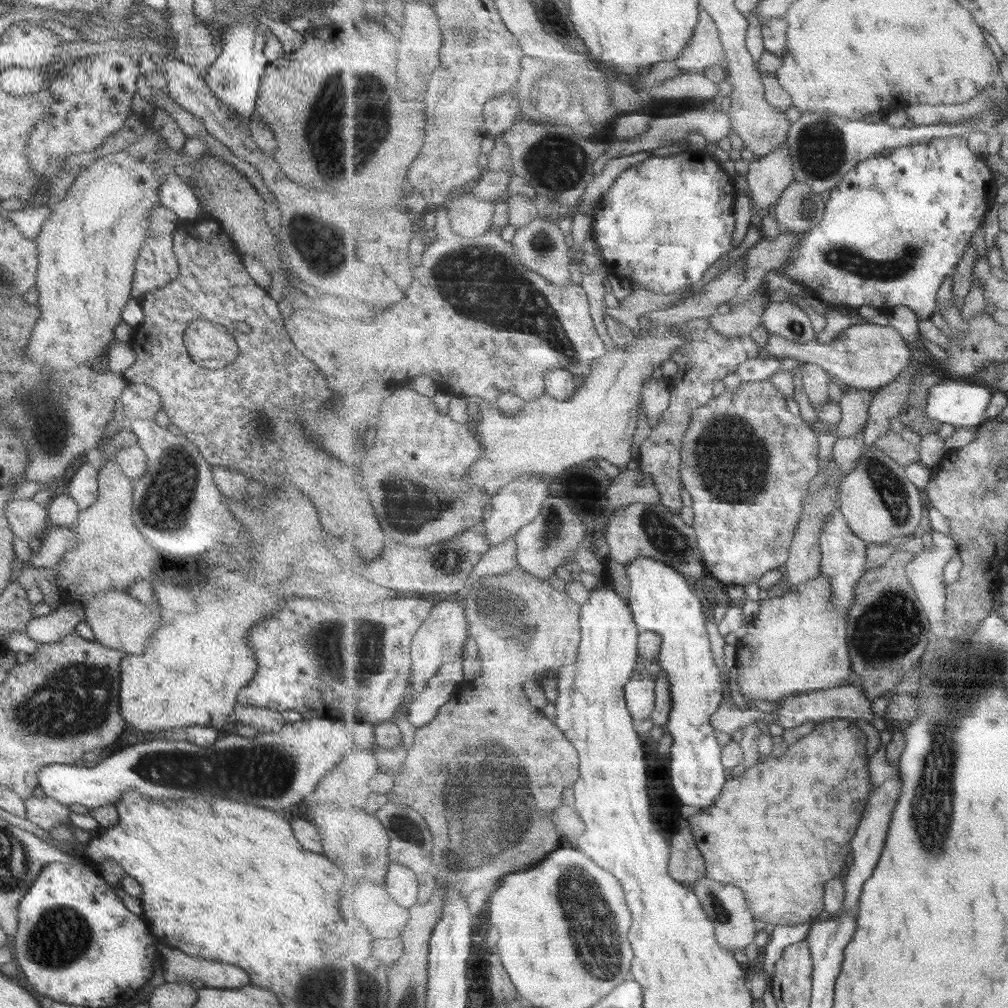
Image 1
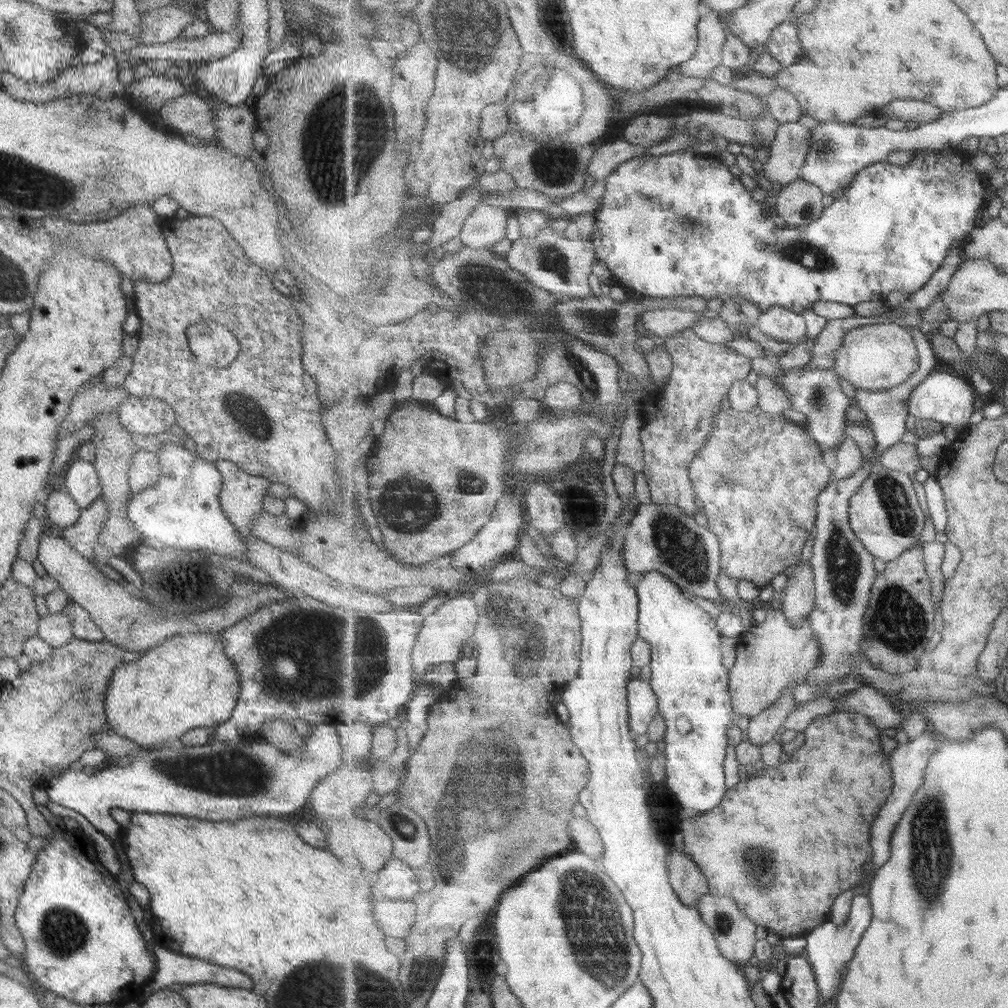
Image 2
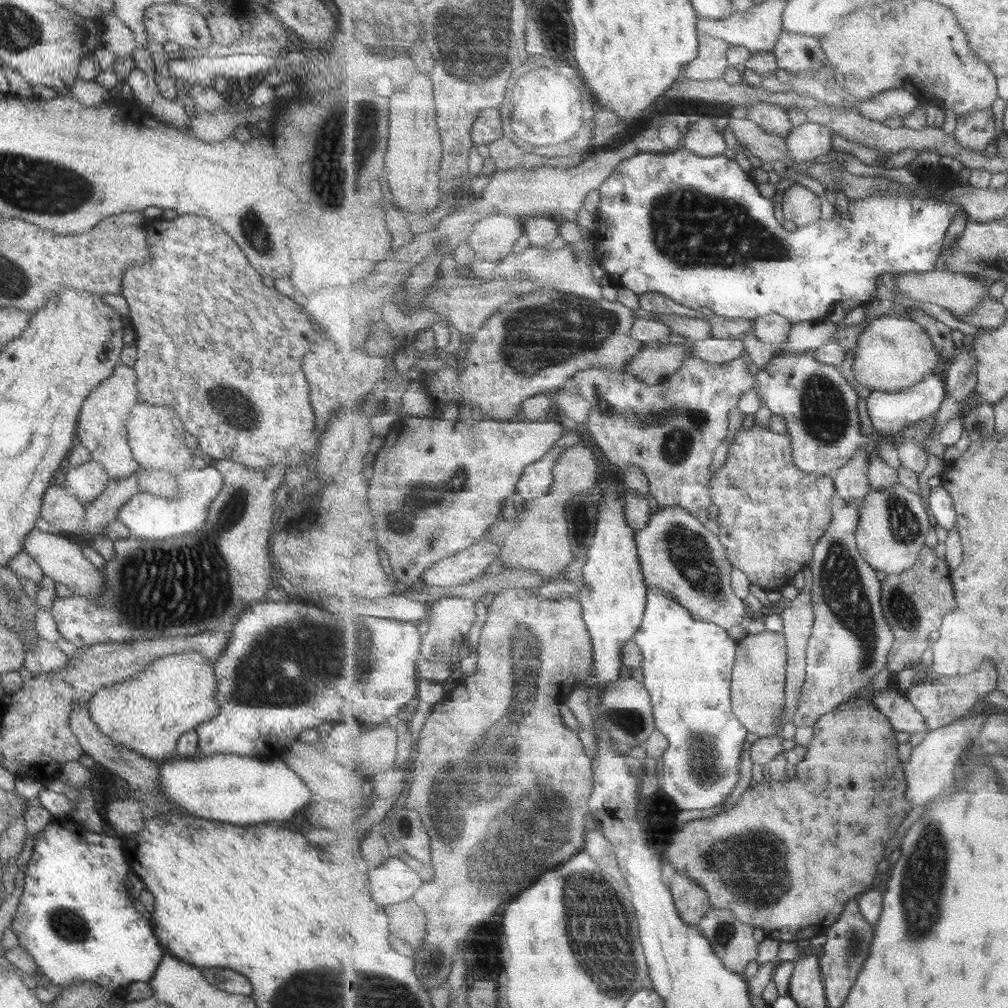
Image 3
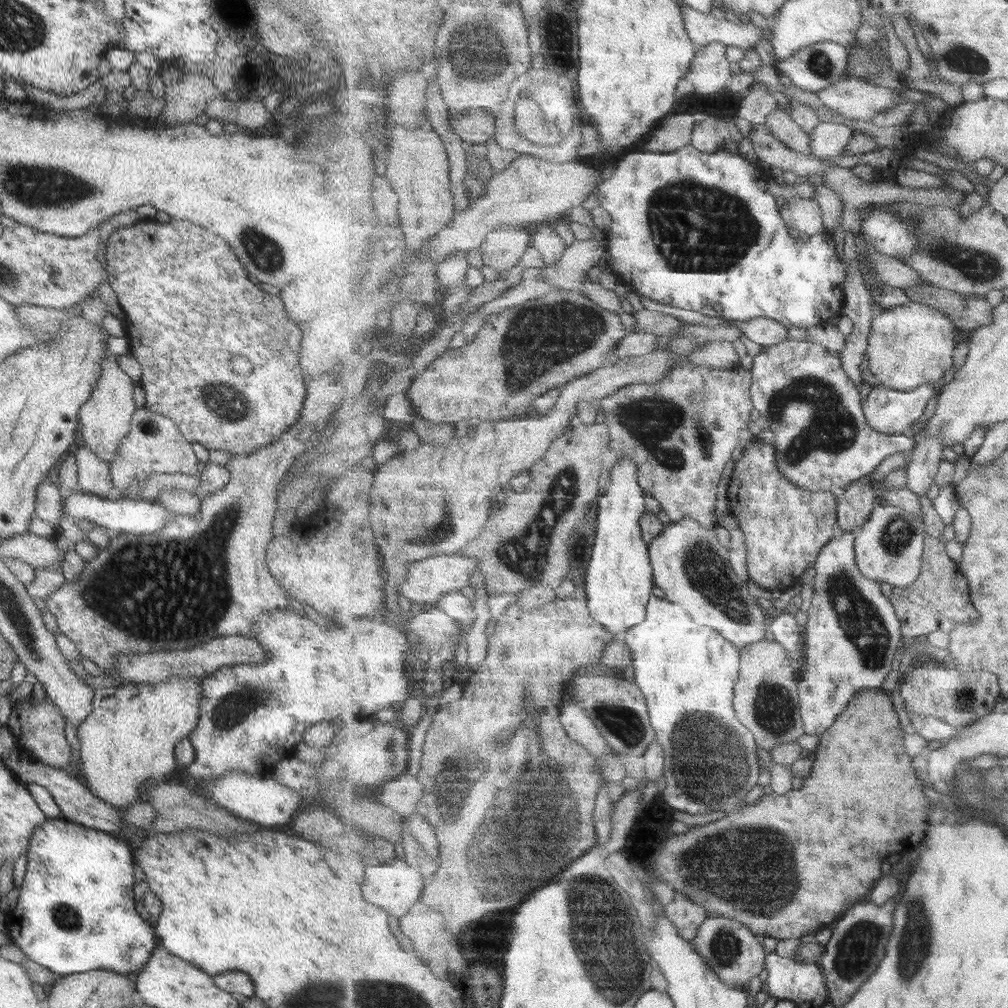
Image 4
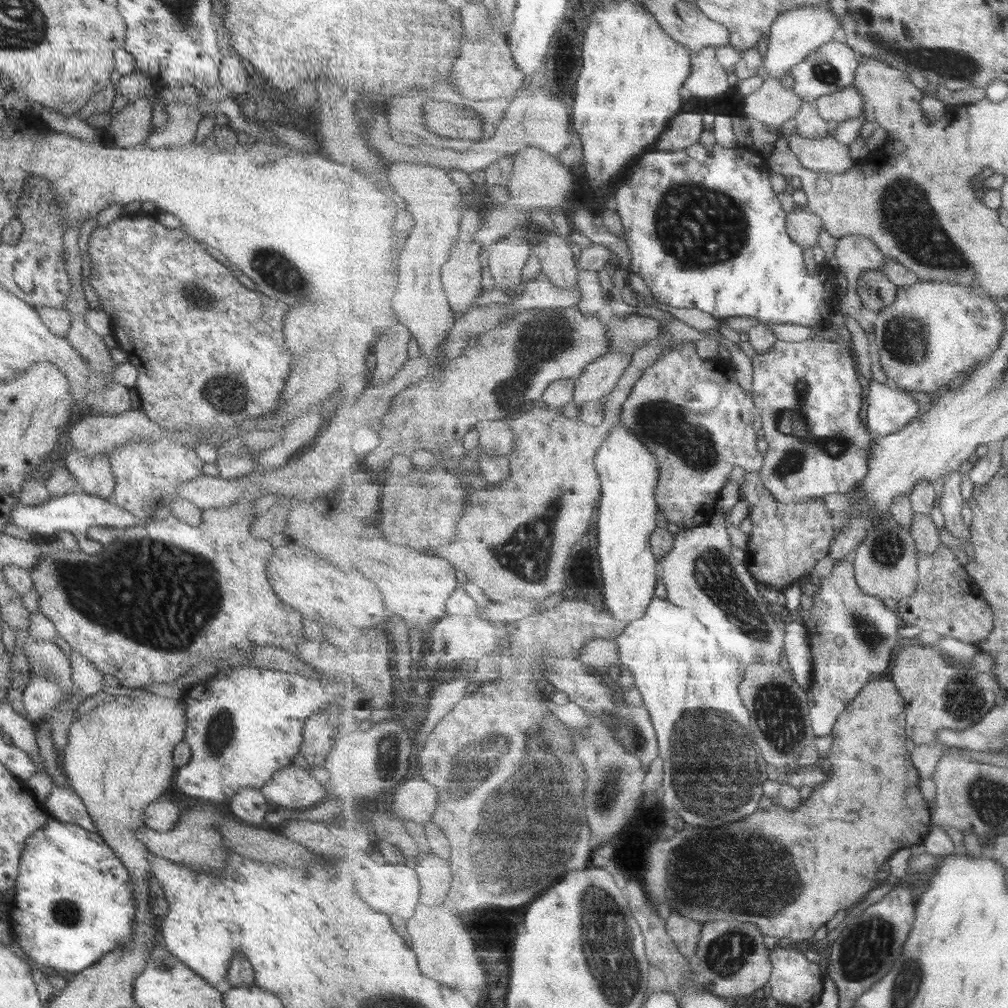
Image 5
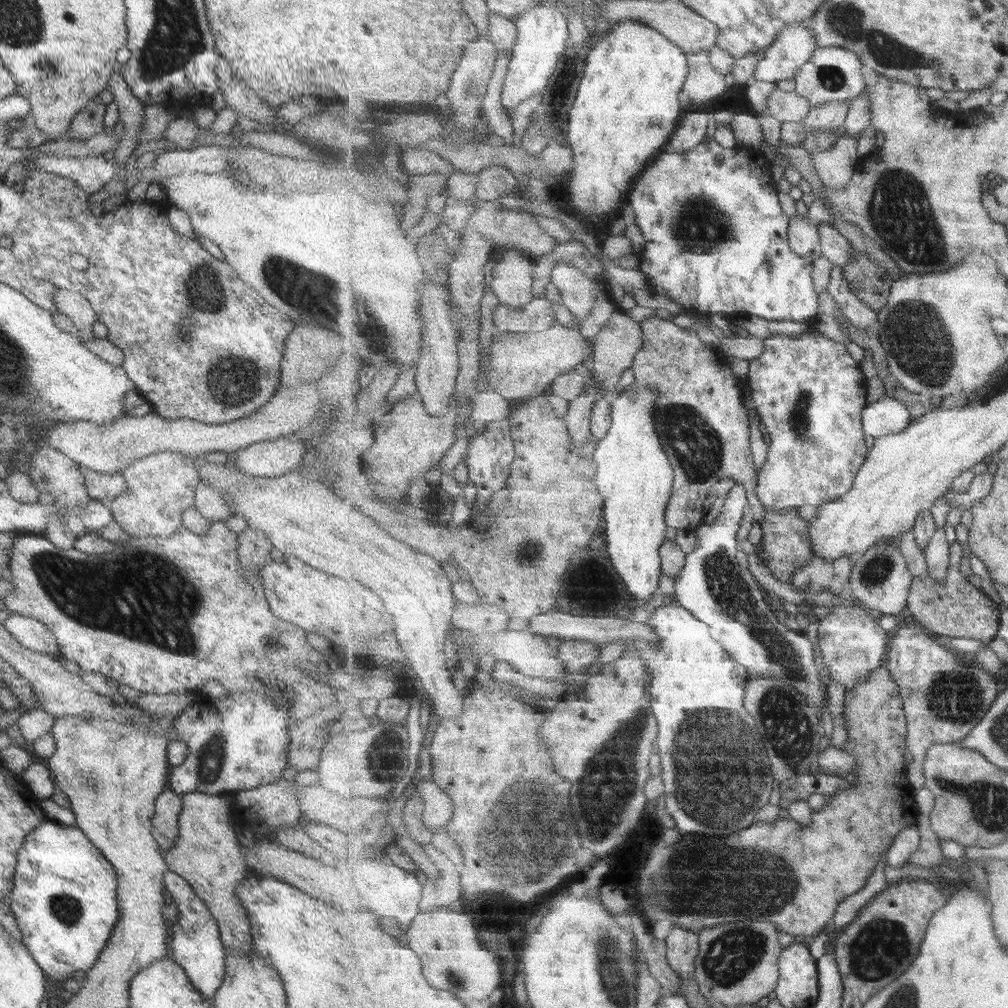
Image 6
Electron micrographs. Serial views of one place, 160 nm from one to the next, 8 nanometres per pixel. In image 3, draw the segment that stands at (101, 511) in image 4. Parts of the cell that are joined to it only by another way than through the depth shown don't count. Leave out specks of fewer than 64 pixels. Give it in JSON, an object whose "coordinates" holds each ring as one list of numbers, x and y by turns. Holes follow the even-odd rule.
{"coordinates":[[213,466,191,468,175,476,176,490,168,497,161,497,138,490,123,506,117,510,115,520,127,530,133,530,135,536,145,540,161,540,169,536,179,536,183,532,201,528,211,501,222,487,222,476]]}

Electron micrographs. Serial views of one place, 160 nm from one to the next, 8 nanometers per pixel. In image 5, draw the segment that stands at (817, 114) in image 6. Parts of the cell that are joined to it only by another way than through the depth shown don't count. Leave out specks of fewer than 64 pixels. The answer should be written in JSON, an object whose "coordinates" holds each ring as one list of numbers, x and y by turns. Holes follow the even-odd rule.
{"coordinates":[[854,84,839,93,819,98,815,102,820,115,826,121,834,120,840,123,846,119,859,118,865,112,865,97,859,93]]}

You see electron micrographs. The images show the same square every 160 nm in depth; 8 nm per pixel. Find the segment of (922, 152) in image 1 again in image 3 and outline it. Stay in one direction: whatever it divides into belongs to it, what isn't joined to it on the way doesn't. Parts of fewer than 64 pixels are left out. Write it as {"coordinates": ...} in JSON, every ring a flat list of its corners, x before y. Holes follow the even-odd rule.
{"coordinates":[[678,145,670,152,665,153,643,153,635,151,631,157,624,160,617,166,617,169,610,178,605,181,598,189,600,190,601,206,596,213,596,229,593,233,595,238,595,253,602,268,605,269,611,281,616,286,627,287,635,291,638,295,645,292,657,292,667,296,675,303,686,305,691,308,706,306,713,311,714,315,723,316,729,319,757,319,778,313,789,319,792,324,803,321,813,321,825,319,833,311,834,306,842,300,860,300,866,304,875,297,877,290,877,278,885,272,893,275,900,275,906,272,929,272,937,269,938,258,945,244,945,234,947,228,953,224,953,218,966,209,954,202,944,202,936,196,939,189,948,189,959,183,958,174,953,174,949,170,933,167,927,172,926,181,916,185,900,184,888,192,878,192,872,196,866,196,857,202,850,201,848,212,841,216,841,221,819,220,813,225,797,227,796,231,785,230,781,222,773,214,773,204,759,193,758,184,755,184,752,176,741,170,735,159,731,160,725,155,719,156,699,156,691,152,688,148]]}

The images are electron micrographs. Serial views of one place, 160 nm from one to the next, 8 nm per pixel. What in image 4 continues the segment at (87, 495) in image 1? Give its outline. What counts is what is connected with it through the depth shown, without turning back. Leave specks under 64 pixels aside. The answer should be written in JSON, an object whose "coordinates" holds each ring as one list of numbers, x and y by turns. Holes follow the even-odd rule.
{"coordinates":[[79,447,72,457,77,471,78,491,108,498,113,495,108,465,87,447]]}

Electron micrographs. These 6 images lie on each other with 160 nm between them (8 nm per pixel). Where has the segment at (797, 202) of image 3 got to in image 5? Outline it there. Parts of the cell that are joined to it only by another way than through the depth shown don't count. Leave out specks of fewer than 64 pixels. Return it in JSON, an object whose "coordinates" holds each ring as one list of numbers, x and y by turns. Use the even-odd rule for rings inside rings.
{"coordinates":[[794,207,794,211,785,216,785,225,791,238,802,248,813,249,817,246,823,221,807,208]]}

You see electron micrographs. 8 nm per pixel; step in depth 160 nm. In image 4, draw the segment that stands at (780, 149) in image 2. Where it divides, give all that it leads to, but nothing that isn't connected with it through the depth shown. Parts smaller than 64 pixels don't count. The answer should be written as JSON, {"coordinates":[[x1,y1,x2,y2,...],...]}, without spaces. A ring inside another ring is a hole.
{"coordinates":[[820,122,815,132,810,135,812,154,828,162,831,158,839,156,856,132,853,129,851,125,842,122]]}

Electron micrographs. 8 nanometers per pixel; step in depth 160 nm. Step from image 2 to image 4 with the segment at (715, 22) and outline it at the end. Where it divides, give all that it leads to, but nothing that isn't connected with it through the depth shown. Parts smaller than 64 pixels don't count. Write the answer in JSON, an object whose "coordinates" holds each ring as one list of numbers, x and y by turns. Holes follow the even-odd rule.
{"coordinates":[[721,42,698,48,687,74,687,80,693,84,696,93,717,96,721,90,727,89,733,76,727,59,727,48]]}

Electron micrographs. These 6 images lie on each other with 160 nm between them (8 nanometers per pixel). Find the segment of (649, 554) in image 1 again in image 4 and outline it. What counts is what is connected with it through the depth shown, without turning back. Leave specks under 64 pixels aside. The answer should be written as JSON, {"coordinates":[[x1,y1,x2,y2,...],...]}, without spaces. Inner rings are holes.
{"coordinates":[[686,517,683,521,671,522,663,528,663,533,655,538,649,548,655,584,664,592,665,599,683,606,695,622,718,630,737,648,766,640,767,626,763,608,757,604,757,597,749,592,748,583,735,574,729,560,729,549,717,540,717,532,703,527,695,518]]}

